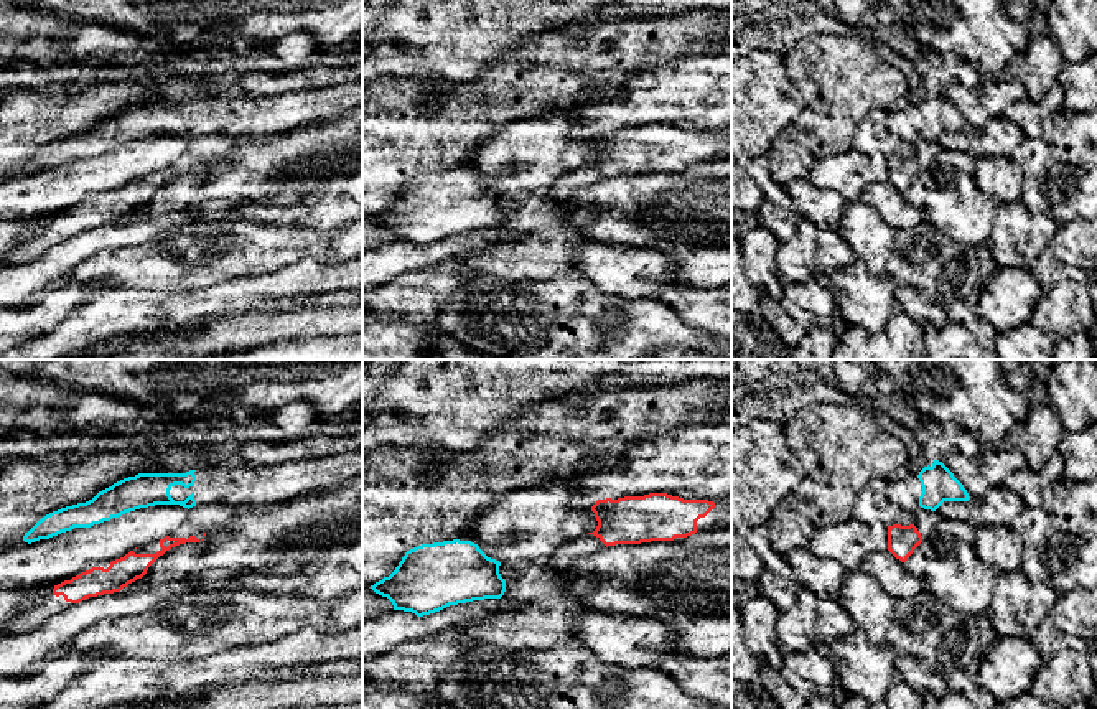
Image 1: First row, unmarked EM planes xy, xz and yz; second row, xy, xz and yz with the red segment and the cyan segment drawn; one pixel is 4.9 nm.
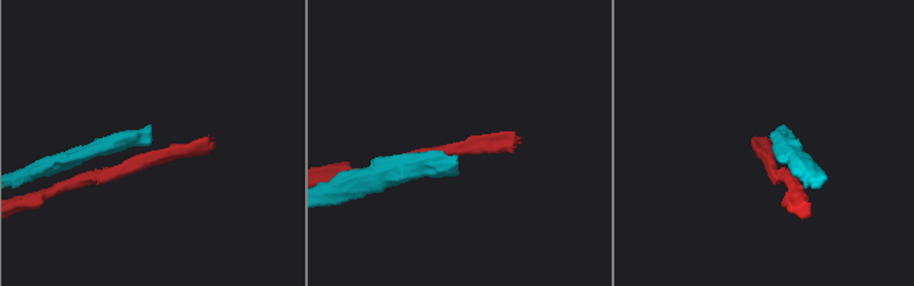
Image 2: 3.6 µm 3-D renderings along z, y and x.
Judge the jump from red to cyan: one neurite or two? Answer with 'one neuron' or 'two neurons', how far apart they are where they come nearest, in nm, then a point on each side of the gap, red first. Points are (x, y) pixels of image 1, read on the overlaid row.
two neurons; gap 100 nm; span yz (913, 525), (921, 507)

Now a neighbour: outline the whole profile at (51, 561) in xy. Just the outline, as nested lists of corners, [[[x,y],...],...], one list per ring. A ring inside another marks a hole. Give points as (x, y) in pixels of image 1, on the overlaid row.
[[[155,505],[91,528],[0,552],[0,590],[58,585],[115,561],[135,547],[163,539],[186,521],[188,508]]]

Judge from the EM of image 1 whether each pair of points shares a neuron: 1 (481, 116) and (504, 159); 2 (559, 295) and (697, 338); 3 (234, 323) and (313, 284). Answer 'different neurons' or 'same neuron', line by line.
1: different neurons
2: same neuron
3: different neurons

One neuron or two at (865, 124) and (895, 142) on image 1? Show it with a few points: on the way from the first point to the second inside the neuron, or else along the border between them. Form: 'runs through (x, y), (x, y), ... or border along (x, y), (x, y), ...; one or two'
runs through (872, 131), (888, 142); one

